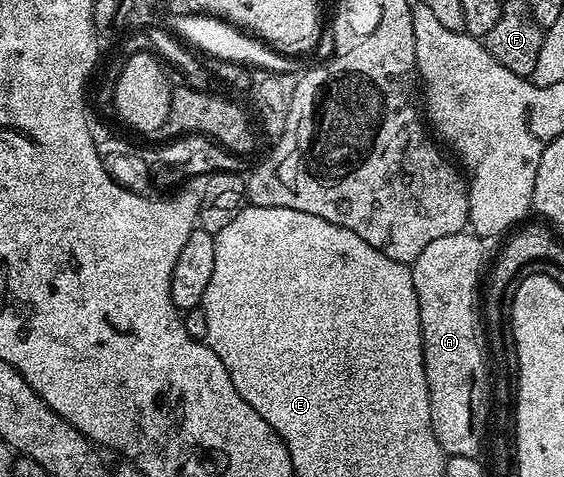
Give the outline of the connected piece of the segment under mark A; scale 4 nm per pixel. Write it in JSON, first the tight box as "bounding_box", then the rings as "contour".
{"bounding_box":[409,230,488,457],"contour":[[[470,230],[448,234],[428,242],[420,258],[409,265],[412,286],[416,286],[416,298],[422,327],[422,370],[428,378],[430,391],[430,417],[436,442],[440,442],[447,457],[473,456],[483,451],[478,438],[478,424],[482,424],[482,400],[474,400],[474,388],[482,388],[482,351],[478,344],[478,320],[474,320],[474,268],[488,264],[488,254],[483,237]]]}

